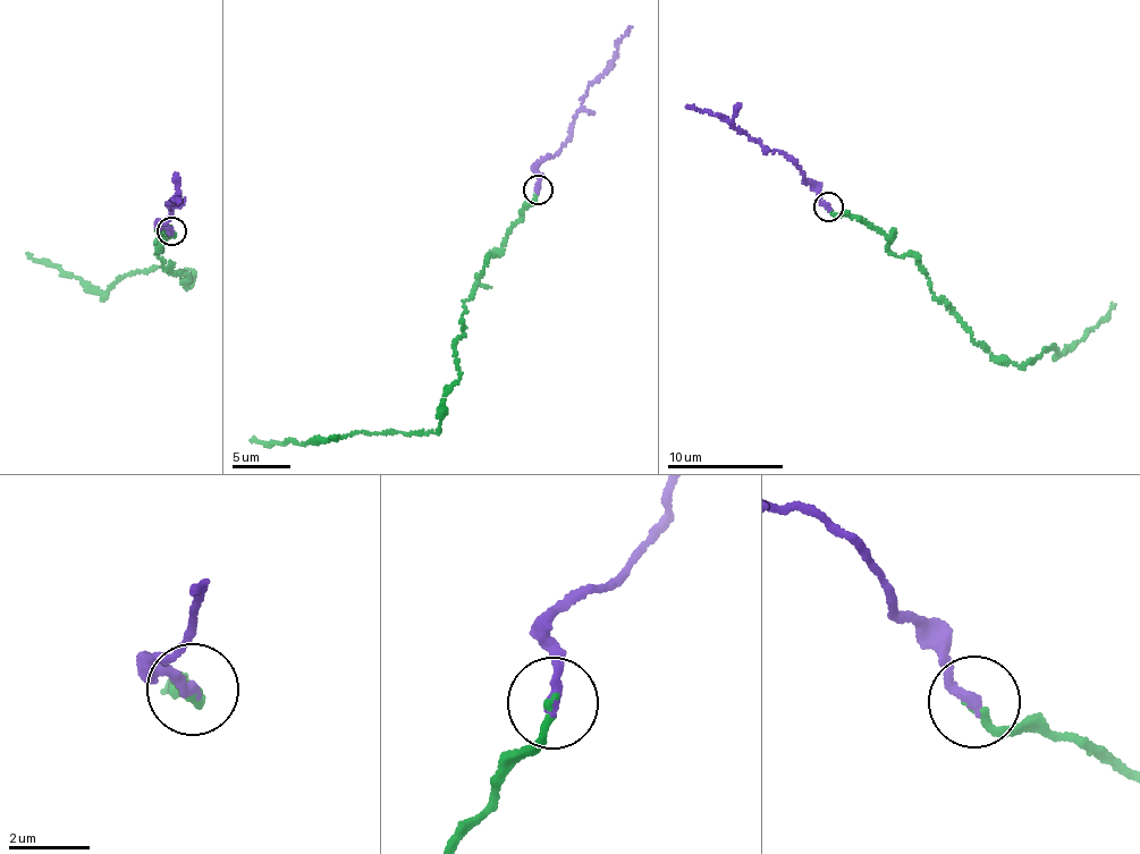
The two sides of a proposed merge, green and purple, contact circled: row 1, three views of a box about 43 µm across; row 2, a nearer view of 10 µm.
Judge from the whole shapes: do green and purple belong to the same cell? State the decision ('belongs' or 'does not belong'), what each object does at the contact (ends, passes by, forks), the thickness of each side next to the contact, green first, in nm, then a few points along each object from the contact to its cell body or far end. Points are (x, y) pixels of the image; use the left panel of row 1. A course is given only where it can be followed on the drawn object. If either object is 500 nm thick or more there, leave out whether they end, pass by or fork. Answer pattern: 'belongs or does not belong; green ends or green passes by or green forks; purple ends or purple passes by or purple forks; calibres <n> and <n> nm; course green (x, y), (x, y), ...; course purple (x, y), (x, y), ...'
belongs; green ends; purple ends; calibres 160 and 280 nm; course green (171, 231), (158, 258), (188, 276), (187, 286), (191, 269), (153, 265), (106, 293), (86, 289), (26, 253); course purple (172, 230), (161, 226), (172, 204), (168, 204), (178, 196), (174, 201), (180, 202)

